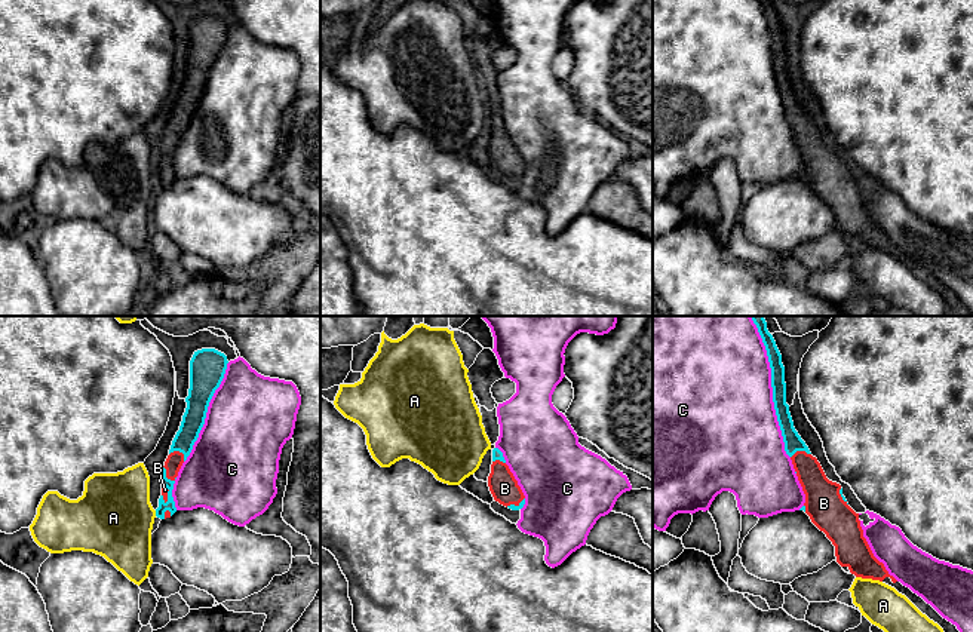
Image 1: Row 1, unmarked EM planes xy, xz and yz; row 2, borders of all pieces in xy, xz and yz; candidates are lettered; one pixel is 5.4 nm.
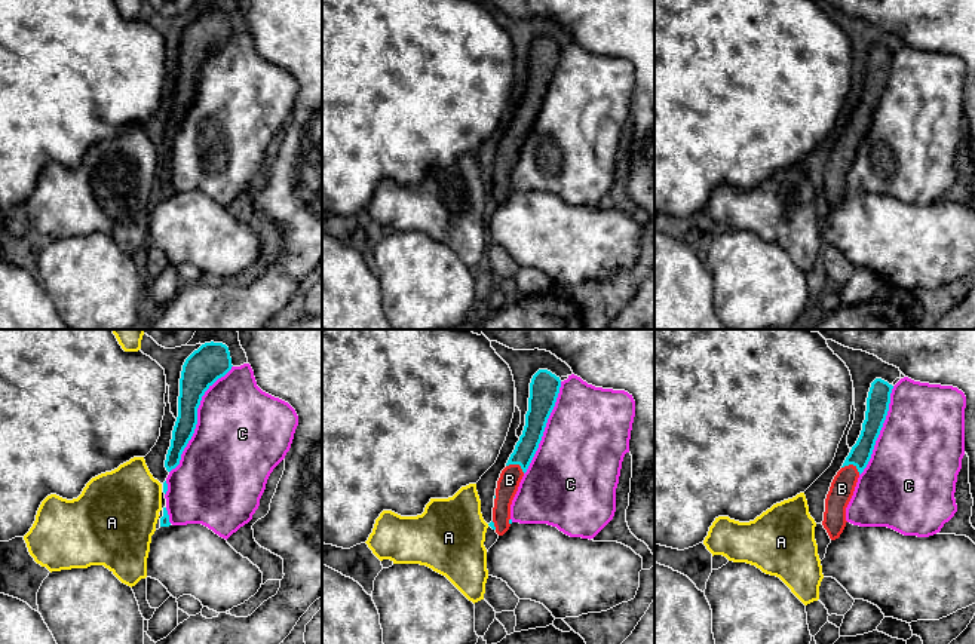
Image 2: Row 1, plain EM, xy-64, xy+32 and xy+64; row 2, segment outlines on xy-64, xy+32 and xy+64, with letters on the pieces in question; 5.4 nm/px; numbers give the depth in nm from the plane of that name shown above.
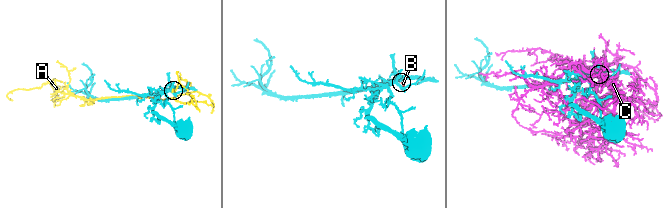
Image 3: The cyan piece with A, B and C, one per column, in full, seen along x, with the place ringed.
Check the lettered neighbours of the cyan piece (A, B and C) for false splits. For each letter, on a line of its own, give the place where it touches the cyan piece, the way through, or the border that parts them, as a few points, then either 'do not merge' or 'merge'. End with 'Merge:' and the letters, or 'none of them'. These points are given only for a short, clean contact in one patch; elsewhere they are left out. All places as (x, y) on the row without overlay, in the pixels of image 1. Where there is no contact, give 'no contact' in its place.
A: xy (156, 181) | along xy (154, 178), (156, 183) | do not merge
B: xy (180, 119) | merge
C: yz (773, 63) | do not merge
Merge: B

